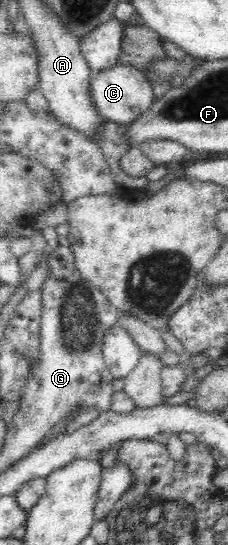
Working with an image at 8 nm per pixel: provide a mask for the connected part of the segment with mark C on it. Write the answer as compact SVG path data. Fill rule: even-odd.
M115 63L113 67L92 72L89 85L91 104L95 106L95 112L104 120L127 125L133 119L139 117L149 109L154 101L154 89L146 81L143 71L129 64Z

